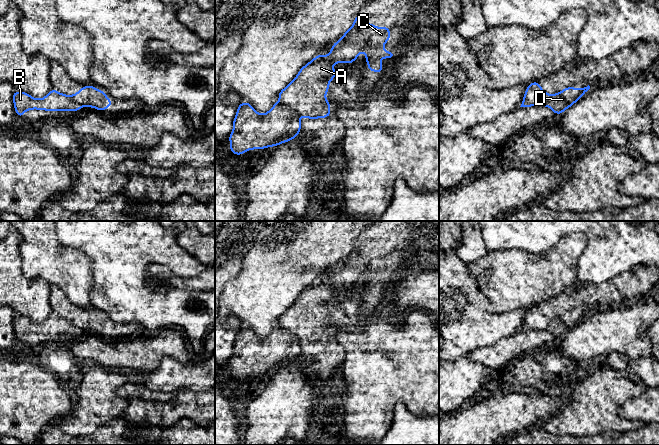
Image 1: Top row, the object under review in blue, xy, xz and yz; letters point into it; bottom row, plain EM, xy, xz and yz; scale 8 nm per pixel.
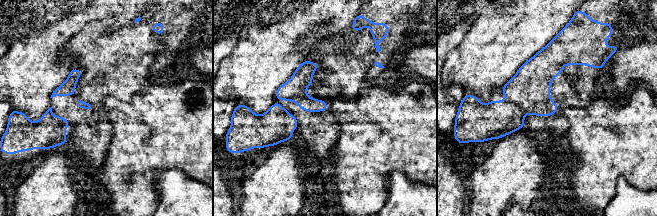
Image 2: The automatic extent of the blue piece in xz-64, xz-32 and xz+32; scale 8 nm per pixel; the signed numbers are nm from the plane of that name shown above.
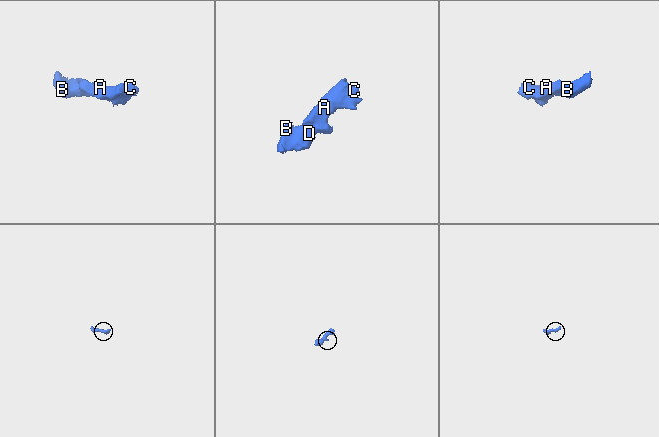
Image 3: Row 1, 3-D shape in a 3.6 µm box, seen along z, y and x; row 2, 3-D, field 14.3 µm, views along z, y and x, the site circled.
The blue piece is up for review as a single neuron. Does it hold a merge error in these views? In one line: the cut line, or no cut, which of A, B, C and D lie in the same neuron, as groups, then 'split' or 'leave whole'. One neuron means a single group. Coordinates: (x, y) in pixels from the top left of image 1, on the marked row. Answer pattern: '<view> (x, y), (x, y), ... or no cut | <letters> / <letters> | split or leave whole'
xz (279, 102), (297, 113) | A C / B D | split

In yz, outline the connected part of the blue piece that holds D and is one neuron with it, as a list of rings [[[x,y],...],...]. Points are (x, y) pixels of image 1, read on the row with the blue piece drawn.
[[[589,85],[582,89],[566,87],[561,92],[552,95],[547,106],[554,112],[555,115],[562,114],[567,108],[577,102],[589,89]]]

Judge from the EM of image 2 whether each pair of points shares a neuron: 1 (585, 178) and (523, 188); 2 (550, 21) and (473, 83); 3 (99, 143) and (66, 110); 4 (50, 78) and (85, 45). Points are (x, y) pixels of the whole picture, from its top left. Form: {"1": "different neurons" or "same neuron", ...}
{"1": "different neurons", "2": "same neuron", "3": "same neuron", "4": "different neurons"}

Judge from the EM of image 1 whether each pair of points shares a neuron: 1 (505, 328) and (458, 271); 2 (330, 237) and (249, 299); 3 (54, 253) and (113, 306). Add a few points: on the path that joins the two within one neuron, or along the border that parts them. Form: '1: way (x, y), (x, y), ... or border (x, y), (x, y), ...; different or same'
1: way (489, 319), (469, 299), (469, 294), (462, 287); same
2: way (310, 238), (269, 279); same
3: border (90, 262), (90, 302), (94, 307); different

